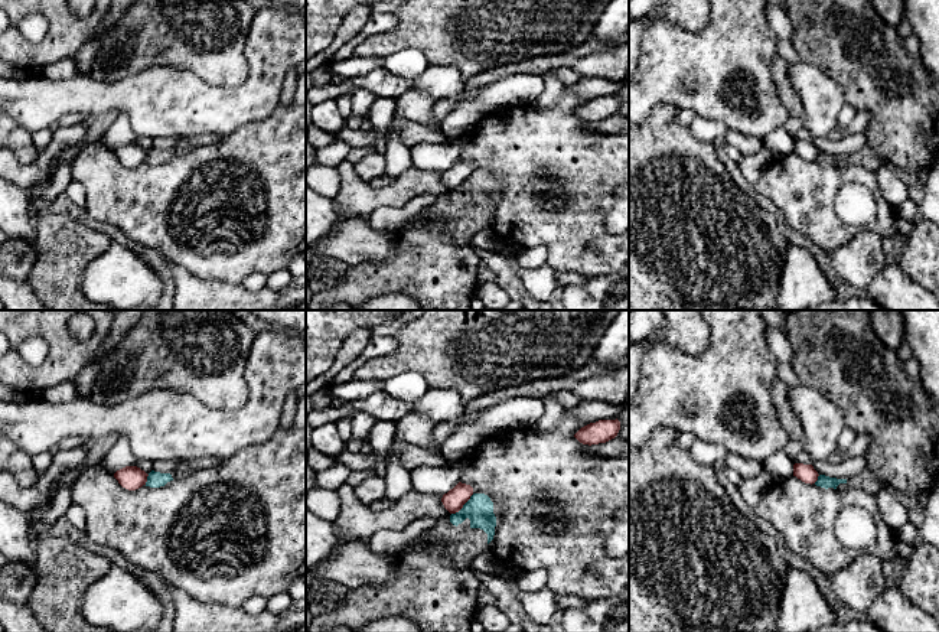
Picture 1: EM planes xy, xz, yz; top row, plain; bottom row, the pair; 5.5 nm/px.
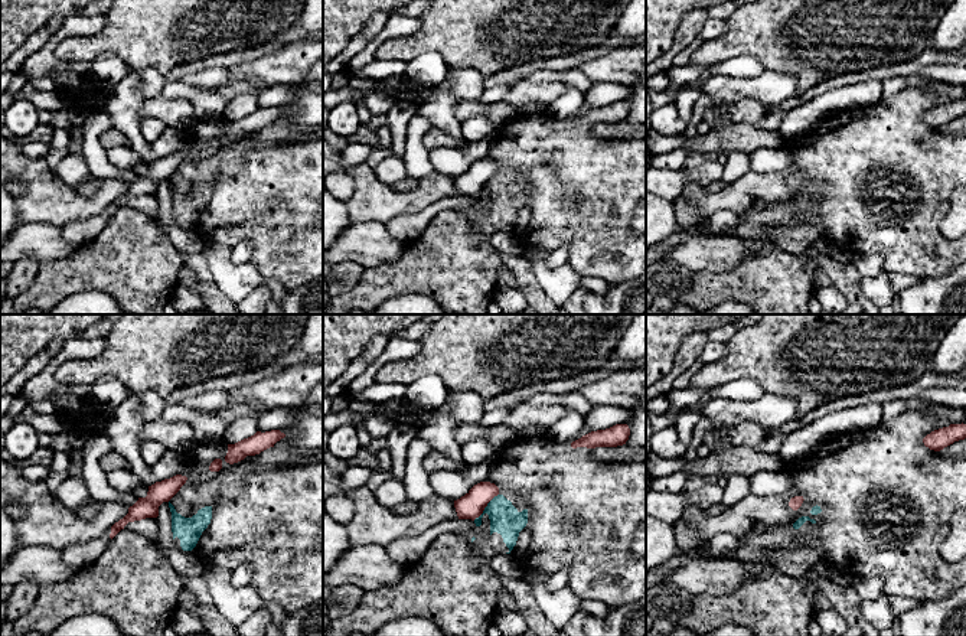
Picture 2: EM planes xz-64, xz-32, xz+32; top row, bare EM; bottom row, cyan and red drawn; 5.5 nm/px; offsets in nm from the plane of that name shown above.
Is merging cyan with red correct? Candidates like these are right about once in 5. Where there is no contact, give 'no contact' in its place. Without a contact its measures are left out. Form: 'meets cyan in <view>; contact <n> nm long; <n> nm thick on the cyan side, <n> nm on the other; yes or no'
meets cyan in xz; contact 170 nm long; 160 nm thick on the cyan side, 120 nm on the other; no

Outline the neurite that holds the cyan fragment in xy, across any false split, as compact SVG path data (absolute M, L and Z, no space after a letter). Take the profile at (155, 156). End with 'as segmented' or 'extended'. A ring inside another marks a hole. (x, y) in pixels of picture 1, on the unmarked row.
M202 134L180 139L170 150L160 150L151 147L147 153L146 163L160 164L173 156L189 153L195 147L215 144L222 136Z; extended

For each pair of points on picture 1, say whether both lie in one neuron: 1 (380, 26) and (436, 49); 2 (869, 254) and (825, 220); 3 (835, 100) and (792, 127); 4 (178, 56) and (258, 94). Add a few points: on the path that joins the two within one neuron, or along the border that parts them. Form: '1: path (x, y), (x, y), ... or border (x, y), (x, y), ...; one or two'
1: border (397, 18), (393, 26), (367, 36), (358, 45); two
2: border (861, 228), (854, 237), (830, 253); two
3: border (799, 119), (804, 126); two
4: border (244, 51), (248, 75), (240, 84), (205, 82); two

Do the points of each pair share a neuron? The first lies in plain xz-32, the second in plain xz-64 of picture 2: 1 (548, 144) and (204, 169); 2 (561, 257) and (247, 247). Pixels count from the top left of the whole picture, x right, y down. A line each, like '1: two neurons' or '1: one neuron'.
1: two neurons
2: one neuron

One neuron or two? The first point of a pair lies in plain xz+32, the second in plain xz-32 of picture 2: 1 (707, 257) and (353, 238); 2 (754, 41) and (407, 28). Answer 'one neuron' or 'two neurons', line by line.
1: one neuron
2: two neurons

